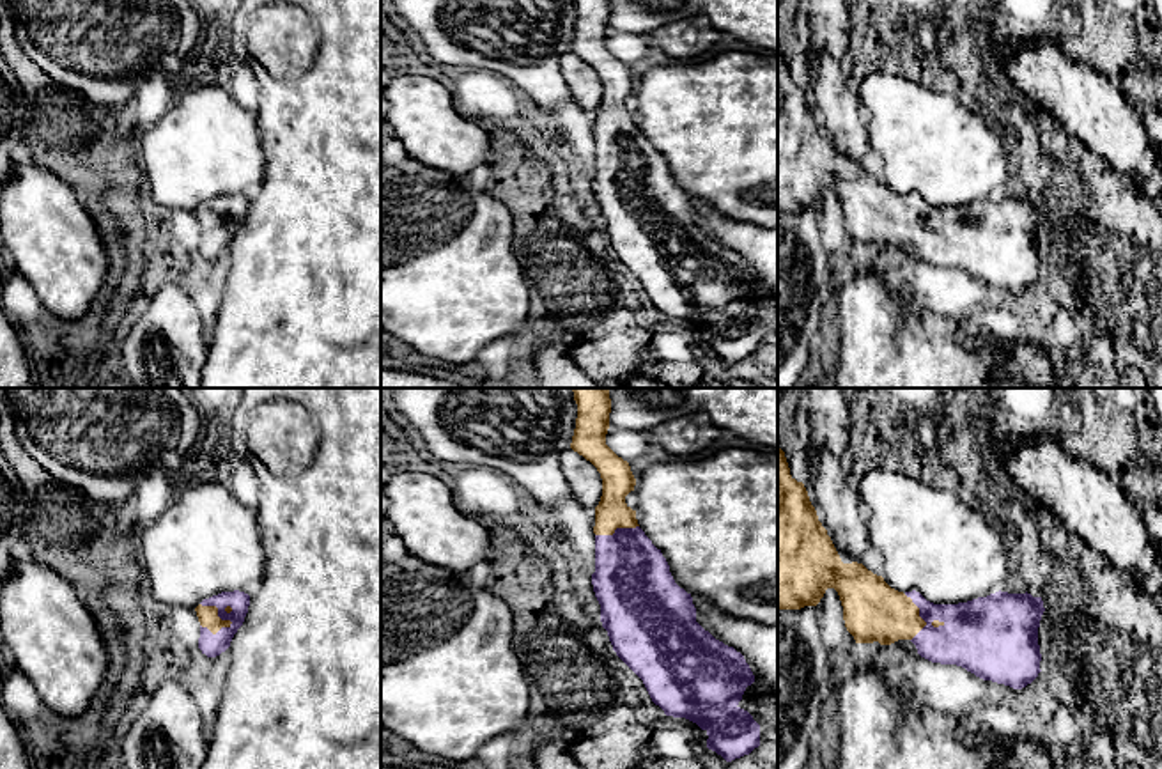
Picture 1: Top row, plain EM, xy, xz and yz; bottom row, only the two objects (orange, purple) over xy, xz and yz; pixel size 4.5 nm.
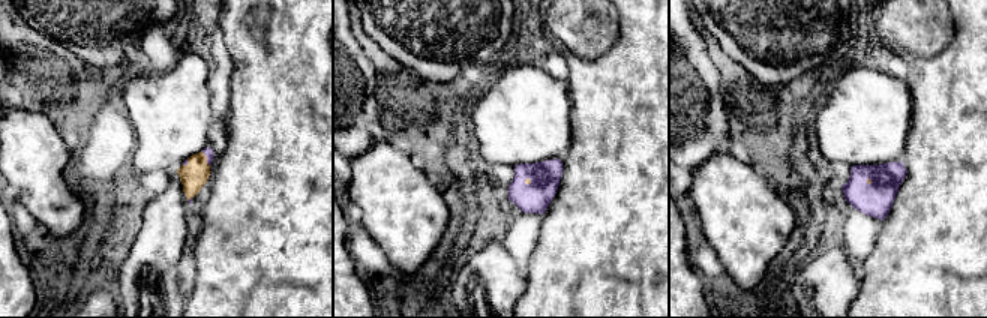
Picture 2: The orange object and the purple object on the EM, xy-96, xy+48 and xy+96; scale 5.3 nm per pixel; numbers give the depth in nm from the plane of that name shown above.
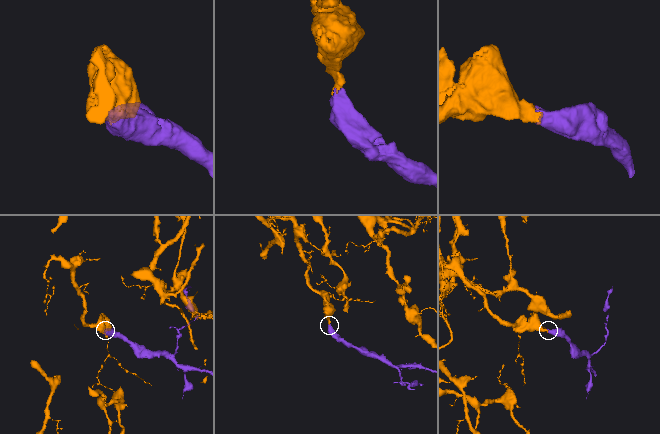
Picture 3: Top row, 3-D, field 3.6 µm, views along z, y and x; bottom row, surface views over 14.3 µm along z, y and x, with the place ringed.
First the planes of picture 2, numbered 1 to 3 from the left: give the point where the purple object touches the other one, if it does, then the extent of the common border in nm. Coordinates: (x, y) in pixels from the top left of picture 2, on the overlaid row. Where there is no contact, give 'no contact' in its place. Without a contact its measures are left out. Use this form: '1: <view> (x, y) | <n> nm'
1: xy-96 (206, 159) | 90 nm
2: xy+48 (525, 182) | 50 nm
3: xy+96 (867, 182) | 50 nm

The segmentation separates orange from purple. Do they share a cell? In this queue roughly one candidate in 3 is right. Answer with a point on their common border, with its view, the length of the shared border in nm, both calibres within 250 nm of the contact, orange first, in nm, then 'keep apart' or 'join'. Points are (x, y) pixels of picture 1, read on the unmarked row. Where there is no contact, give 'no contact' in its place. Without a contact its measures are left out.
contact xy (216, 215); length 180 nm; calibres 100 and 100 nm; join

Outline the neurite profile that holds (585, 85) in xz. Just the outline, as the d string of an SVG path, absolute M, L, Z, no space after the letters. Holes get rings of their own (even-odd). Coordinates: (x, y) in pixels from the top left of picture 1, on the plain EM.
M569 51L560 58L560 73L569 85L576 110L595 112L602 99L602 82L597 71Z

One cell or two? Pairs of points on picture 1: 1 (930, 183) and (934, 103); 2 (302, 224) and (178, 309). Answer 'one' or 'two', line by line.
1: one
2: two

